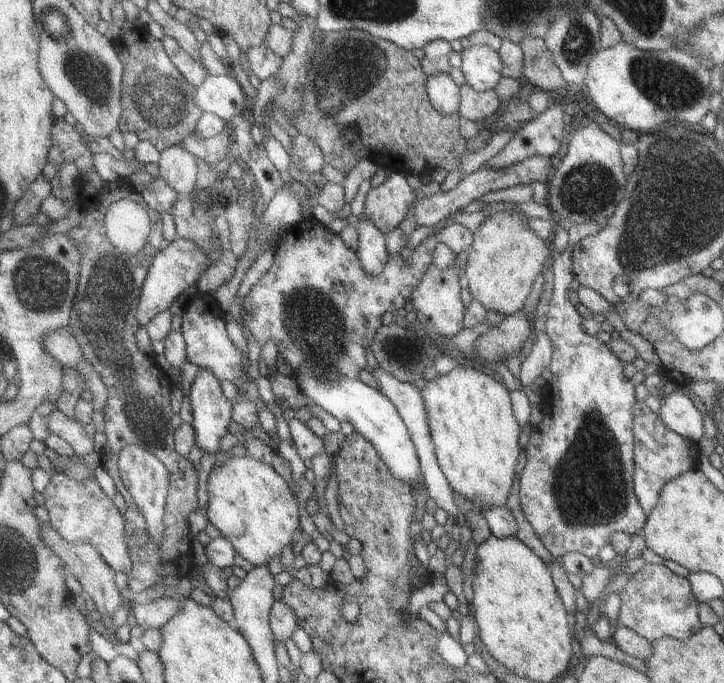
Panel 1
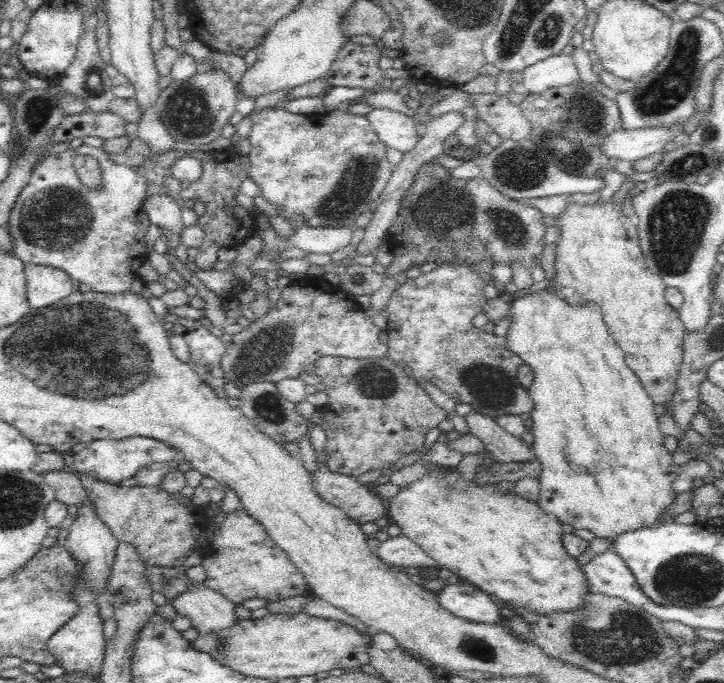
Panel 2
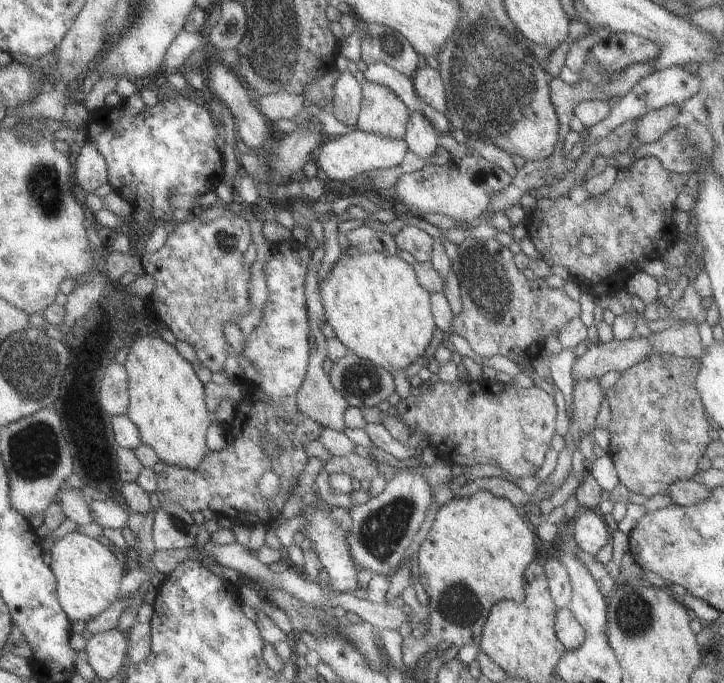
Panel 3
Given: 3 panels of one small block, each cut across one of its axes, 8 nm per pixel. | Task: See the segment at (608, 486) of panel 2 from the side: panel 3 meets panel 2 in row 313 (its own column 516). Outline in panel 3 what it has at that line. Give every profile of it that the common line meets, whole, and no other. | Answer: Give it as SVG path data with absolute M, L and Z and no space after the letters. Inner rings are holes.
M477 490L471 496L451 498L440 505L435 512L433 522L427 530L425 539L418 545L417 570L418 582L427 595L429 628L426 635L421 638L428 646L428 650L435 650L441 642L450 646L461 647L479 644L481 628L487 618L487 612L499 600L523 600L523 572L527 564L537 560L535 546L533 546L534 531L528 526L517 509L509 500L493 496L485 490Z

